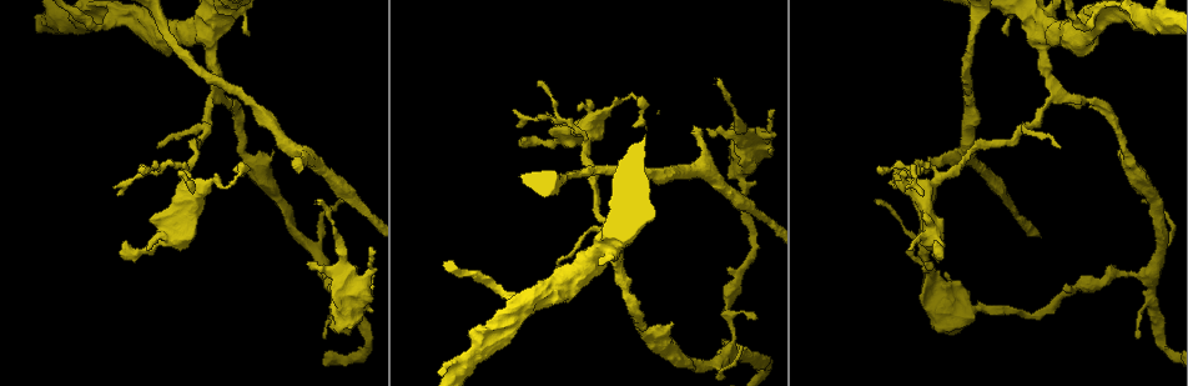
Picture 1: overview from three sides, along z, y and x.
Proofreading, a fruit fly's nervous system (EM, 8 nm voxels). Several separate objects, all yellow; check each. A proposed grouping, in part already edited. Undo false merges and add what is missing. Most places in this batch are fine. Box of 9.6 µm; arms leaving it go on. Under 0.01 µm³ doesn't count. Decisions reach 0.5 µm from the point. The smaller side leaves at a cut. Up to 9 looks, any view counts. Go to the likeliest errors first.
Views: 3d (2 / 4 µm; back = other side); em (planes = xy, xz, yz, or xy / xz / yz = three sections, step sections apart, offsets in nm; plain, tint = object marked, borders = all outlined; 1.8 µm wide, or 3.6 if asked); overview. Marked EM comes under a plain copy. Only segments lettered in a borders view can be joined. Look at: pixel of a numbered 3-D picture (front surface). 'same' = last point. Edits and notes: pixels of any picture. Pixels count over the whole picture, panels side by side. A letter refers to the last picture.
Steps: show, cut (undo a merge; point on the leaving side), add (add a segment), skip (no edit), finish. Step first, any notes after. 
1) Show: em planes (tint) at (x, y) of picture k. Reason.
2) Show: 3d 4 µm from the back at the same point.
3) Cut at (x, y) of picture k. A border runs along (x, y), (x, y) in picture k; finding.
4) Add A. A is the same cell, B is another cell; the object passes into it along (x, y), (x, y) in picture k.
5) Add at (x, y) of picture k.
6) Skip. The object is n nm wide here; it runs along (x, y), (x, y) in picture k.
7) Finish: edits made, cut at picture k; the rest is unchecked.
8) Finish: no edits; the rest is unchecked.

Show: em xy step 4 (tint) at (296, 165) of picture 1. An open end.

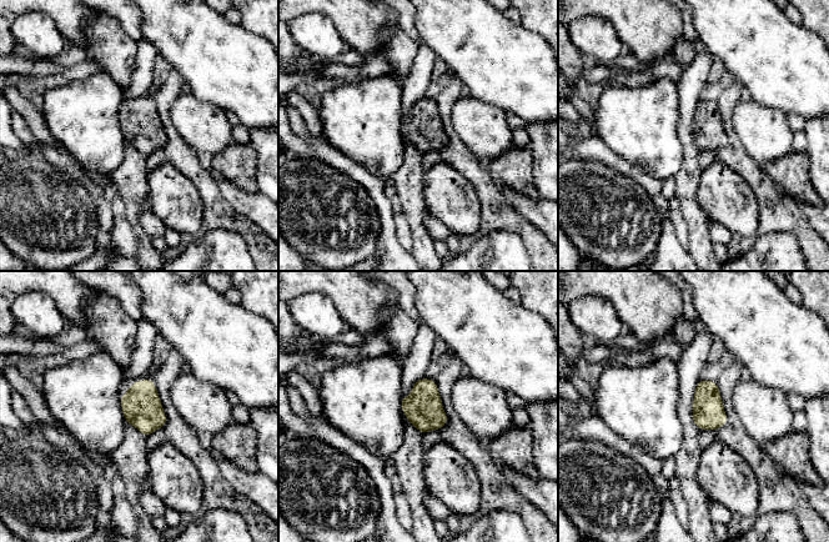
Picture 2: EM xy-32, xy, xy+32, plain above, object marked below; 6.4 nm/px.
Show: em planes (borders) at the same point. Another direction.

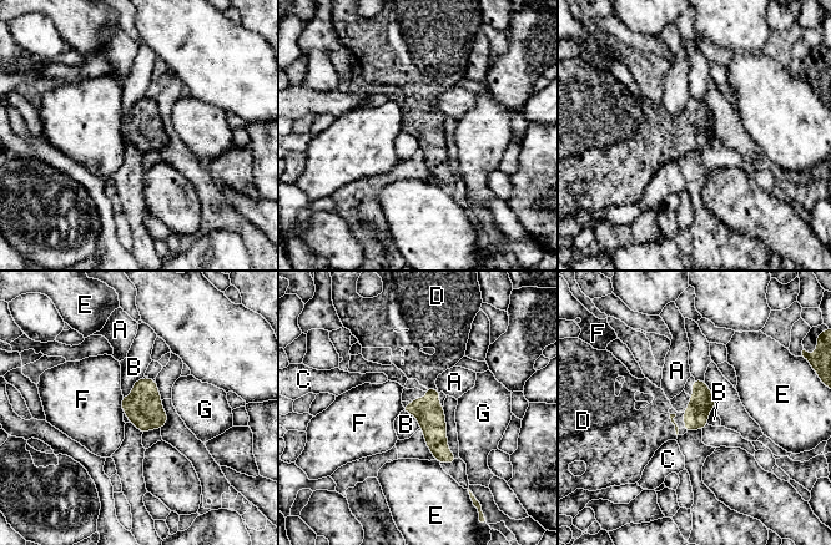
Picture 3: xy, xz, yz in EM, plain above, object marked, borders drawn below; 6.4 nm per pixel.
Add D. The object is 160 nm wide here; the longest contact is with B, 180 nm; D is the same cell, A, B, C, E, F and G are other cells; it goes on there.

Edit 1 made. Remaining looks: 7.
Show: 3d 4 µm at (204, 126) of picture 1. Sharp bend.

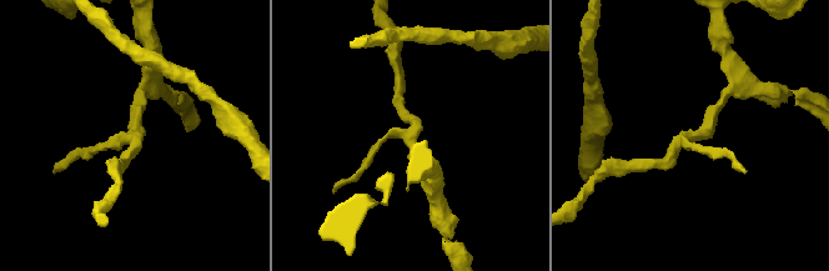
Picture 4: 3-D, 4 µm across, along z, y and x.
Show: em yz step 16 (tint) at (685, 138) of picture 4. Shape alone is not enough.

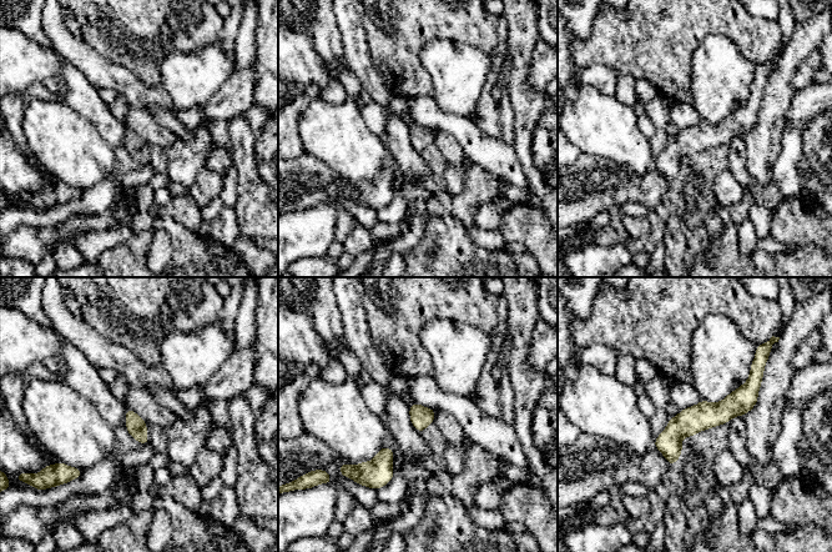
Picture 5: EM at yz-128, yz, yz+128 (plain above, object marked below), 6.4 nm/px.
Show: em planes (borders) at the same point. Cut it another way.

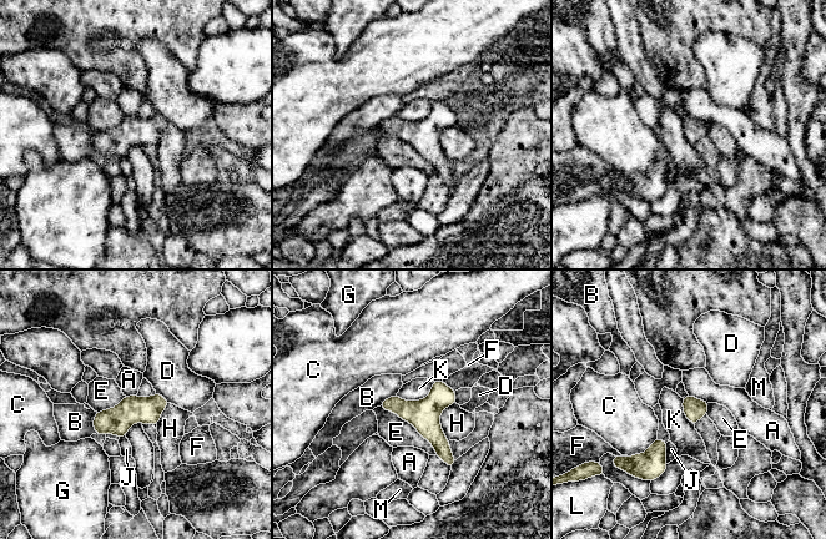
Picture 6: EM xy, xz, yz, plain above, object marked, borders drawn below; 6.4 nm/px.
Skip. The longest contact is with E, 480 nm; A, B, C, D, E, F, G, H, J, K, L and M are other cells; a border runs along (433, 381), (423, 398), (396, 394) in picture 6; one cell here.

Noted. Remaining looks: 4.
Show: em 3.6 µm planes (borders) at (526, 138) of picture 1. Free end.

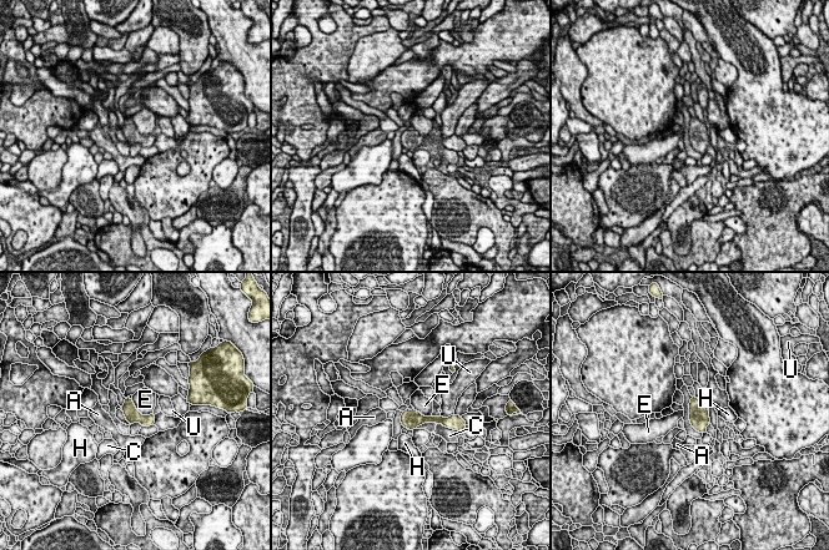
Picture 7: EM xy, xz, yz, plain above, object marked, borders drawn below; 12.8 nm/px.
Skip. A, C, E, H and U are other cells; a border runs along (131, 398), (142, 414), (151, 414) in picture 7; no lettered segment goes on from it.

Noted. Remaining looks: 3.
Finish: edits made, add at picture 3; the rest is unchecked.

